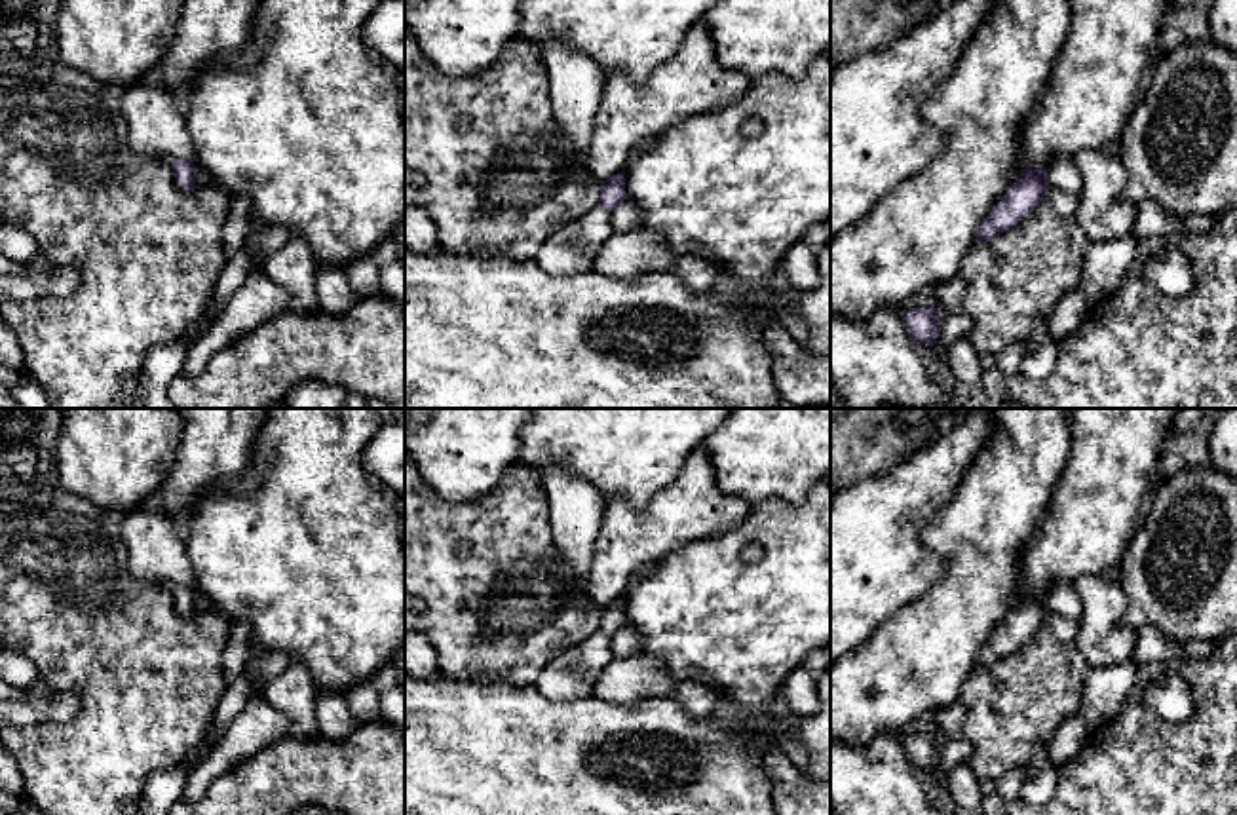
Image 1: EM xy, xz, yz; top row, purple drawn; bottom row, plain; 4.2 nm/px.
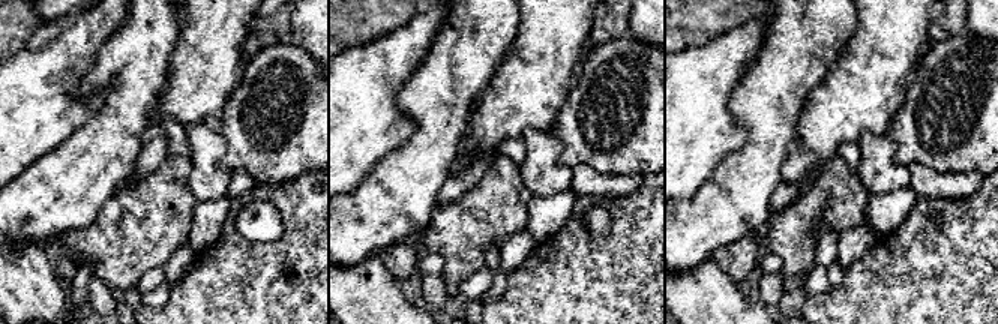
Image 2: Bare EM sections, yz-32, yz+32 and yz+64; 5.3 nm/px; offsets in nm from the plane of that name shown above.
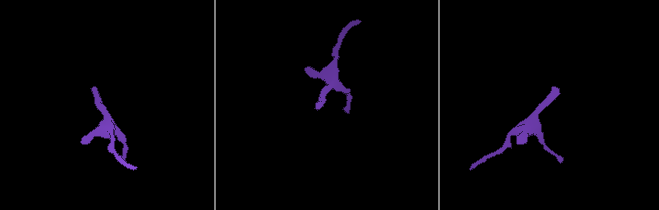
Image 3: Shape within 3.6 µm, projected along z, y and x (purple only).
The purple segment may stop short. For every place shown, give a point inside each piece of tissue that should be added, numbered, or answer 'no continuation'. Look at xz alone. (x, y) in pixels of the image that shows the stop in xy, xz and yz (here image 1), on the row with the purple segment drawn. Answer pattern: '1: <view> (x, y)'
1: xz (570, 249)

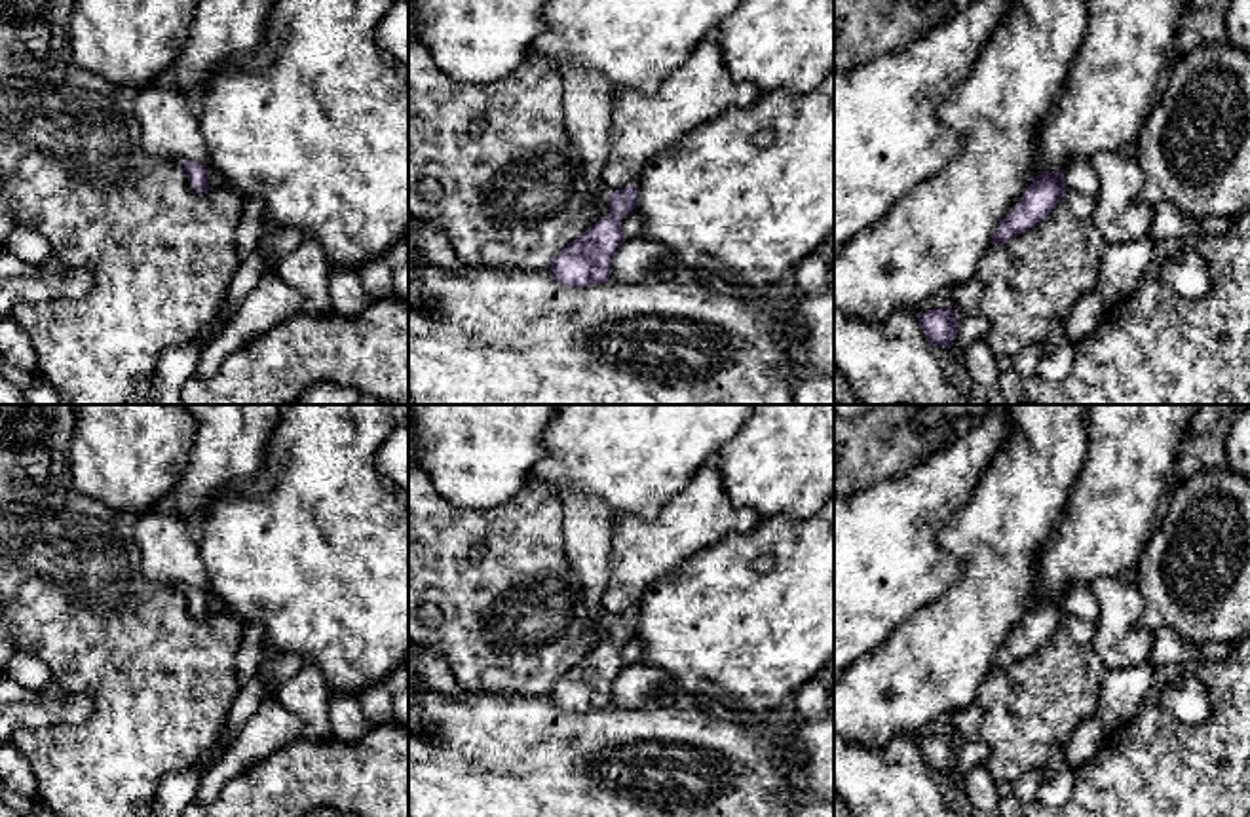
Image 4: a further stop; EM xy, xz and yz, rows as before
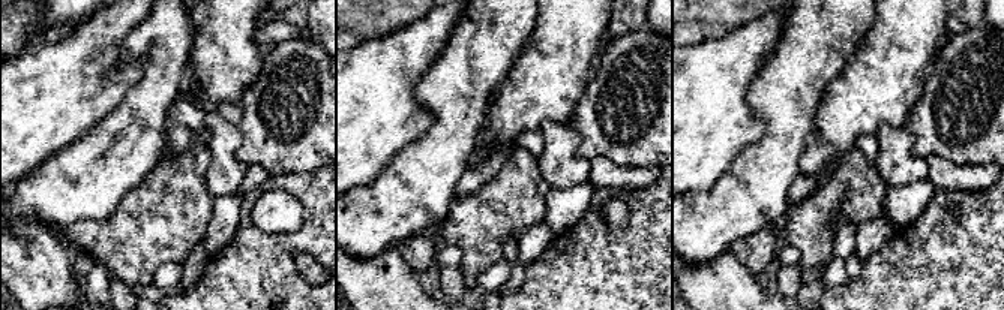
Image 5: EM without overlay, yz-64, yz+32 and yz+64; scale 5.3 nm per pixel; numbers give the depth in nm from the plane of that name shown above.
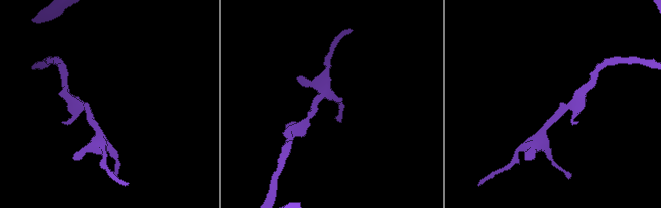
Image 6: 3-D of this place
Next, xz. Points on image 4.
no continuation

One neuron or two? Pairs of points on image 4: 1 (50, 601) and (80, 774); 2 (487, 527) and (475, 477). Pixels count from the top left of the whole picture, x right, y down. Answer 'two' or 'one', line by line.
1: one
2: two

